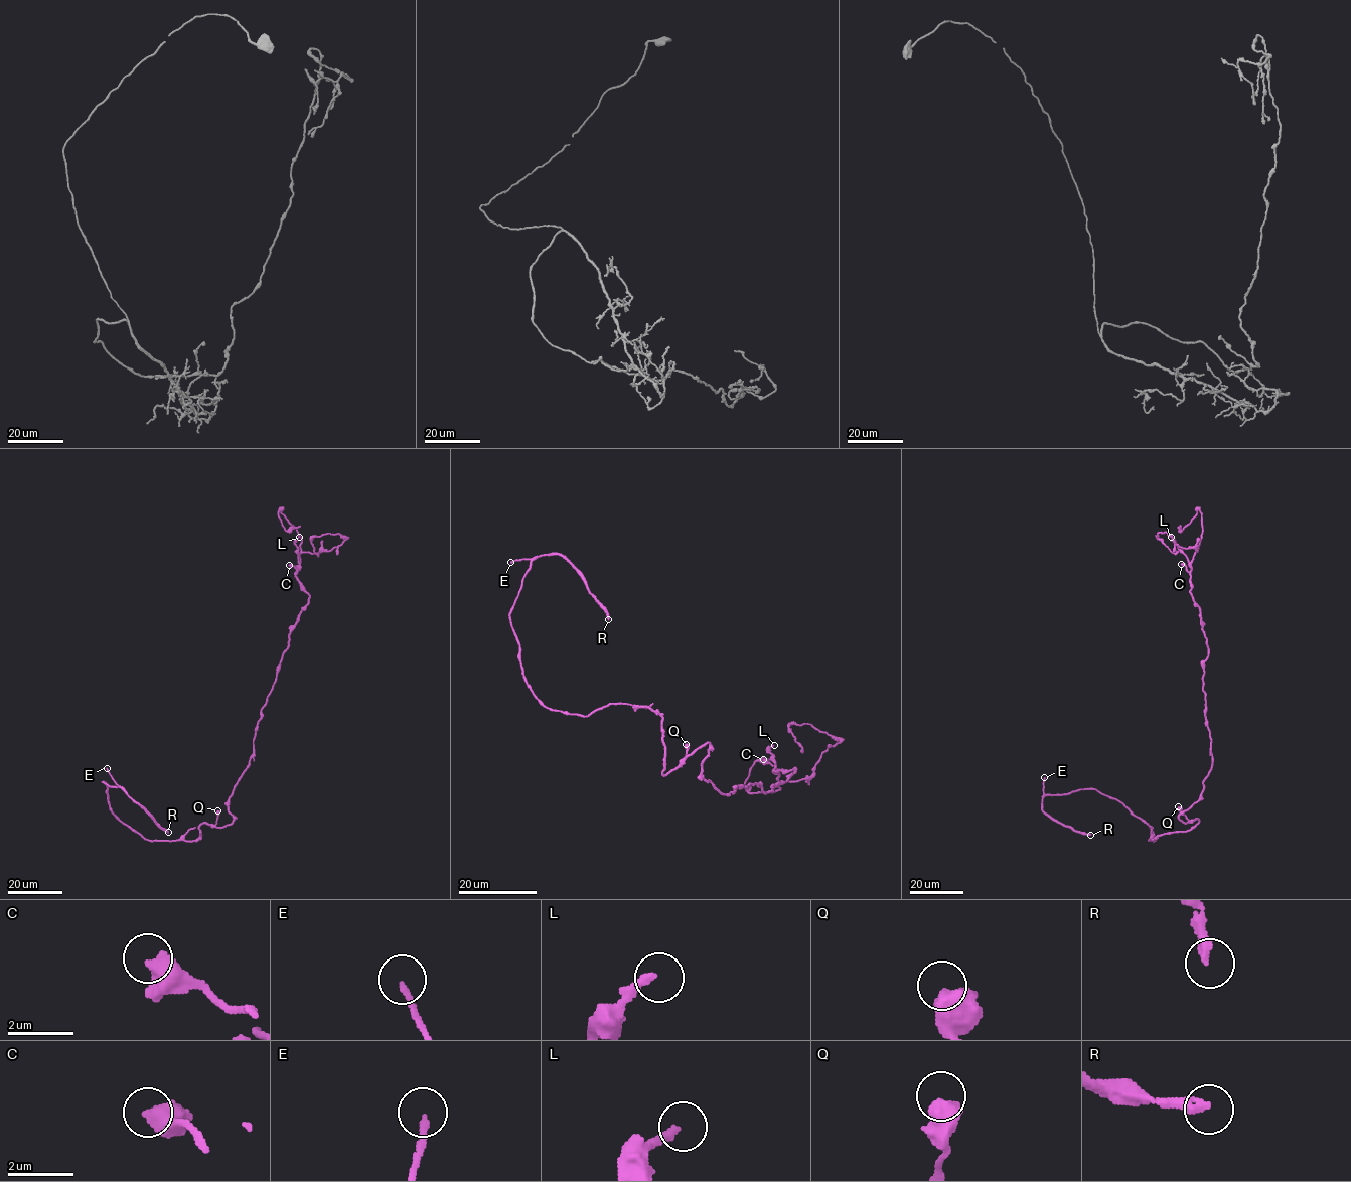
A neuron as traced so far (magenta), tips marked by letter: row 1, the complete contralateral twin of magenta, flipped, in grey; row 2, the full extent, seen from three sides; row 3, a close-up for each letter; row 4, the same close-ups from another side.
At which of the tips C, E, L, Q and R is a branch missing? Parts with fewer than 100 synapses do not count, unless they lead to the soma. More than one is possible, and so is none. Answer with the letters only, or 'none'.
E, R

